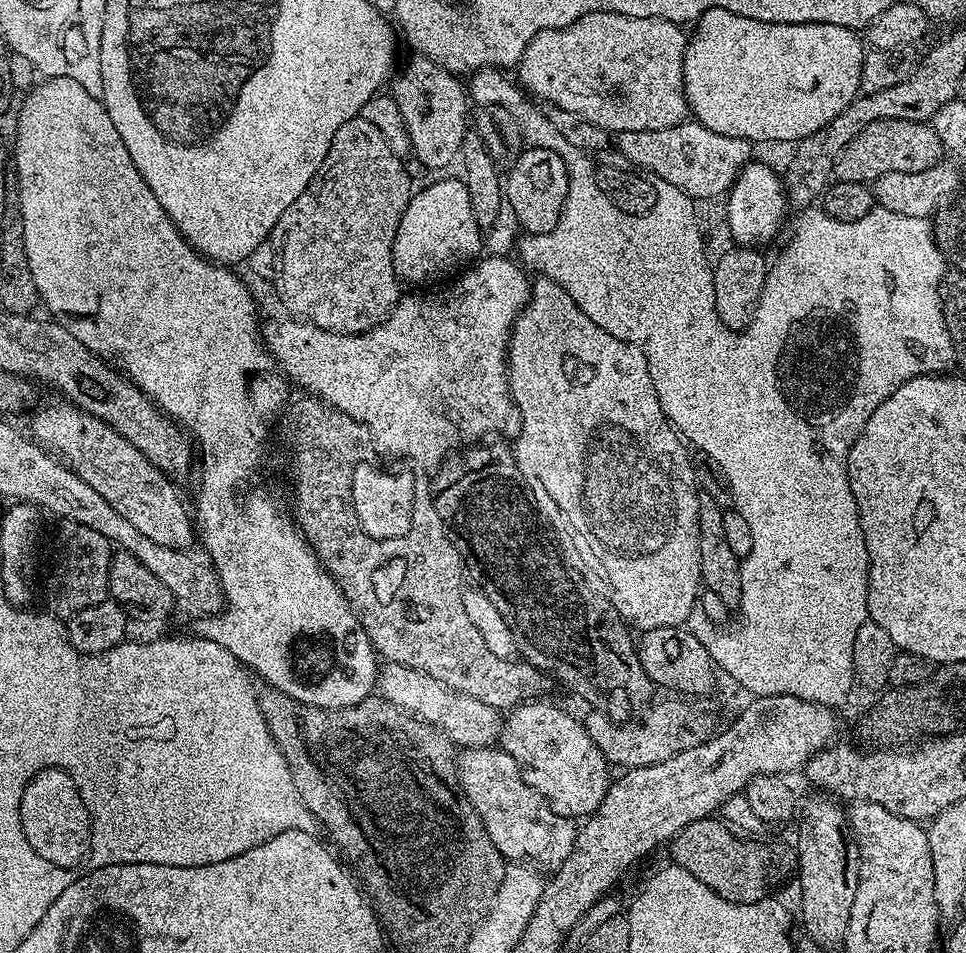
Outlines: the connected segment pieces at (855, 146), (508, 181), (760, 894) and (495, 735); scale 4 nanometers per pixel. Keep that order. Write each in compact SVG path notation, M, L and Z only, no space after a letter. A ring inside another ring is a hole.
M879 120L870 122L854 142L850 142L836 159L836 180L842 182L858 182L871 185L882 174L891 172L917 172L930 170L941 163L945 155L942 142L931 123L919 120Z
M525 147L512 162L512 169L506 172L503 181L510 212L512 208L517 222L525 228L525 233L537 236L554 230L554 226L558 226L560 209L563 208L568 193L568 168L564 165L563 158L549 148Z
M711 816L684 827L668 846L671 860L677 867L686 869L720 898L736 905L759 904L777 884L786 870L781 852L768 844L738 835L725 821Z
M385 663L378 672L378 692L385 700L389 700L395 708L401 708L409 717L425 720L432 728L437 728L449 741L457 744L457 749L491 748L500 739L502 716L497 709L486 706L486 702L478 702L478 698L470 698L470 694L462 694L458 690L448 688L438 678L430 678L422 670L414 670L410 666Z

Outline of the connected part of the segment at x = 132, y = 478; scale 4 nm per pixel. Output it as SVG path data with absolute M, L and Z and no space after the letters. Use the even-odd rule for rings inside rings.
M60 402L54 408L42 413L36 420L35 437L51 449L58 448L73 472L77 472L126 522L138 526L146 538L159 544L168 544L181 550L189 547L194 532L194 520L184 509L176 488L169 477L161 472L151 460L147 460L122 434L118 434L106 422L88 412L81 412L71 402Z

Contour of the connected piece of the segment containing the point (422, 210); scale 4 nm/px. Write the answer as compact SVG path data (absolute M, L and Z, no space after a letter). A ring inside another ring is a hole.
M463 179L436 180L426 185L421 192L420 189L413 191L402 214L402 222L394 238L396 275L405 285L416 284L412 286L428 286L424 284L430 283L435 276L451 277L481 255L480 236L482 229L474 222L470 194Z

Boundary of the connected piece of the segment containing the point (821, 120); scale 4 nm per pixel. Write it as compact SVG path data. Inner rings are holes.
M711 8L706 10L695 21L693 32L688 36L688 49L684 52L684 97L688 99L688 106L695 123L714 130L714 134L726 134L734 138L742 138L759 142L759 140L789 140L795 142L814 134L830 118L838 118L846 106L850 106L860 92L860 75L862 74L862 62L864 61L865 45L861 37L851 28L834 26L833 24L775 24L774 22L762 22L754 18L742 18L742 14L734 14L730 10Z

